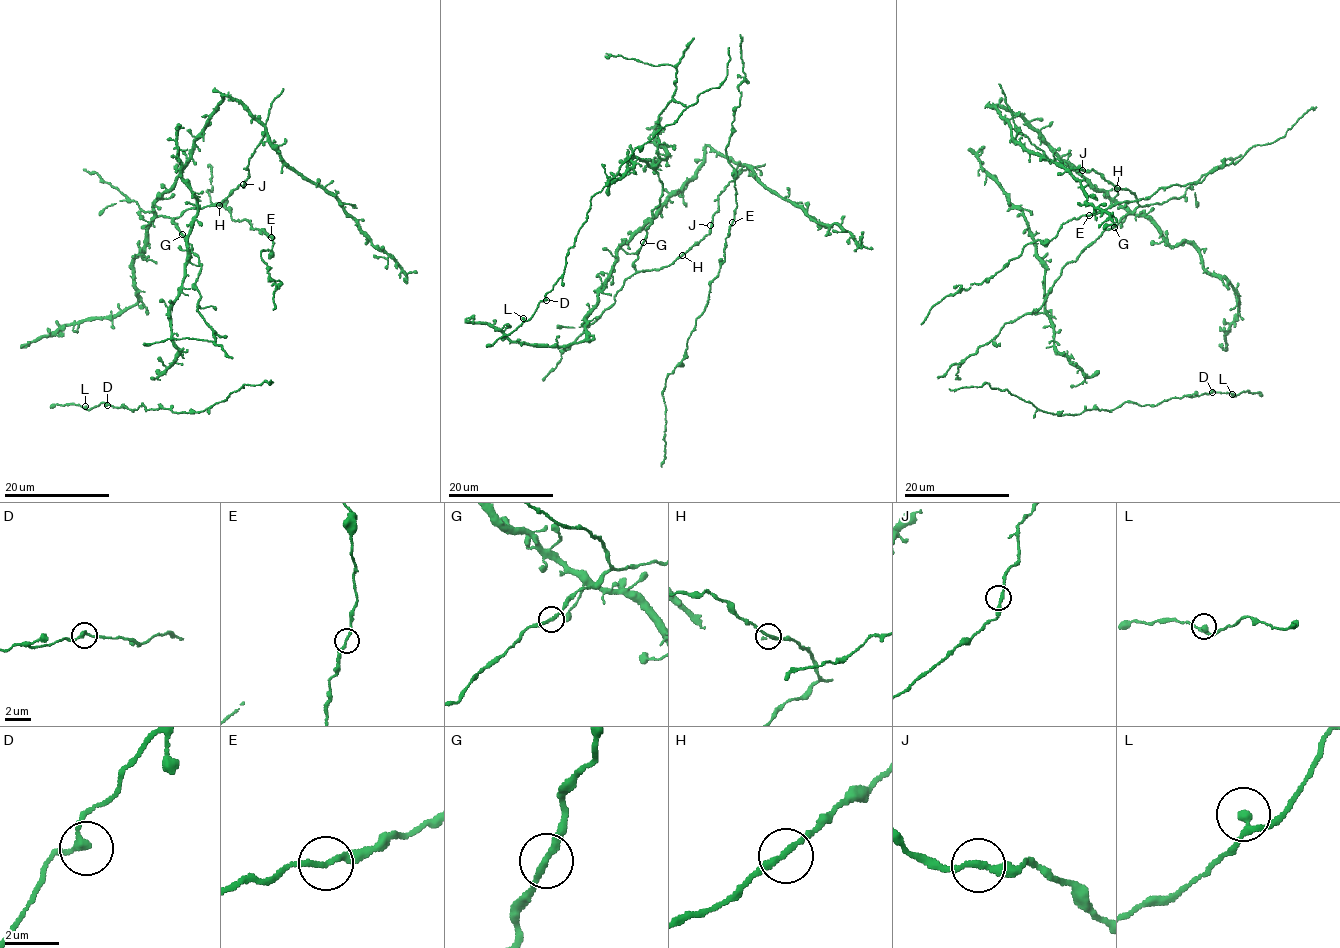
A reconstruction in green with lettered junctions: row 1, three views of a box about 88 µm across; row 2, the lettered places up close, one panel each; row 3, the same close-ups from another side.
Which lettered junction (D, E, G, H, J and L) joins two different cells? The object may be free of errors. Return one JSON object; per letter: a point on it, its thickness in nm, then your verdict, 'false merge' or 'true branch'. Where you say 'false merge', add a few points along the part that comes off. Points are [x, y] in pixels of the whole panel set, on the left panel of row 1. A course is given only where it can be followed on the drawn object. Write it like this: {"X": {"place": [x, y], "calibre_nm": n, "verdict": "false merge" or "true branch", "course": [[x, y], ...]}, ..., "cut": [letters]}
{"D": {"place": [107, 405], "calibre_nm": 240, "verdict": "true branch"}, "E": {"place": [271, 237], "calibre_nm": 200, "verdict": "true branch"}, "G": {"place": [182, 234], "calibre_nm": 240, "verdict": "true branch"}, "H": {"place": [219, 205], "calibre_nm": 200, "verdict": "true branch"}, "J": {"place": [243, 184], "calibre_nm": 240, "verdict": "true branch"}, "L": {"place": [85, 406], "calibre_nm": 240, "verdict": "true branch"}, "cut": []}

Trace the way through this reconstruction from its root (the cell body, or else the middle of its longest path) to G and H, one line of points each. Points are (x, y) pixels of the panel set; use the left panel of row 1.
G: (244, 184), (237, 186), (219, 203), (184, 210), (173, 222), (182, 235)
H: (244, 184), (234, 189), (219, 205)

